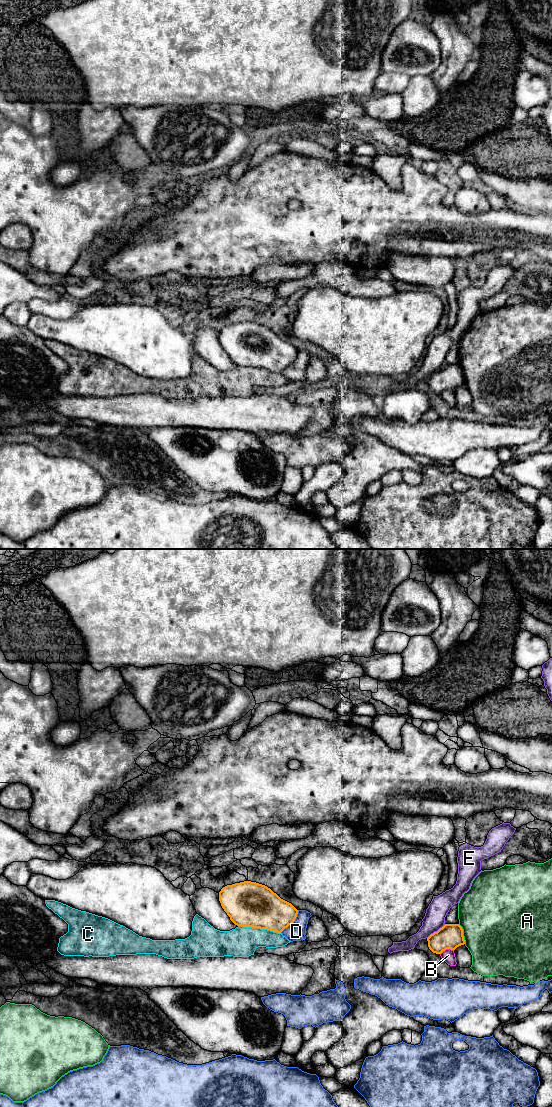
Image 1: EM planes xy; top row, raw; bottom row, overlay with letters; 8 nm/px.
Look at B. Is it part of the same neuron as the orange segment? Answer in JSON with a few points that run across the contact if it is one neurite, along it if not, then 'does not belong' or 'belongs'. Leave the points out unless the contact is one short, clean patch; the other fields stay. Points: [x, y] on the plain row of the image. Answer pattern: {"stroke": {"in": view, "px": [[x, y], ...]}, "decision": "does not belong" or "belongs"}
{"stroke": {"in": "xy", "px": [[453, 389], [445, 389], [440, 394]]}, "decision": "does not belong"}

